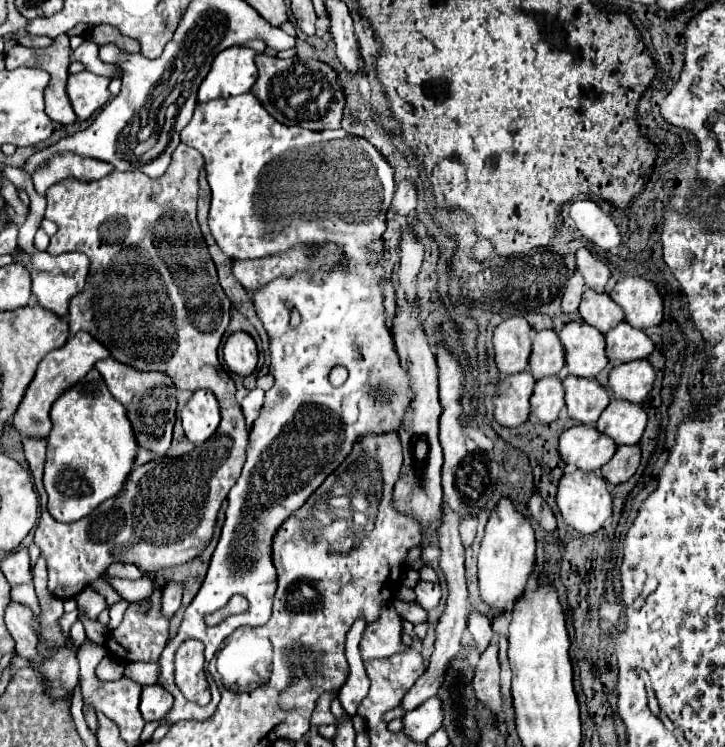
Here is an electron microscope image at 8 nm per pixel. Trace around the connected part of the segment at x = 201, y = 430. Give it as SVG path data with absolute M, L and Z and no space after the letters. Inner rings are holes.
M195 390L193 398L181 410L185 436L193 444L203 444L219 426L219 404L211 390Z

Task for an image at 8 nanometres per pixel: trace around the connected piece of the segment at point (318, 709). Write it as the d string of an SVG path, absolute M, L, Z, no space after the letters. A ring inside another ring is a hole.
M338 692L323 693L316 702L315 710L311 716L310 727L337 724L337 719L331 714L330 703L338 696Z

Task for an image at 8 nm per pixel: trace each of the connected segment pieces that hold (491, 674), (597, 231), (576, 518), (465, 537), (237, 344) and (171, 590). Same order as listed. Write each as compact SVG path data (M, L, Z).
M489 646L477 666L473 678L475 696L493 712L495 718L501 714L501 694L499 694L499 660L497 660L497 646Z
M575 200L571 202L569 216L573 218L577 230L601 250L611 250L619 246L619 230L613 220L593 202L593 200Z
M571 470L567 472L561 482L559 482L559 490L557 490L557 508L561 512L563 522L581 532L581 534L593 534L597 532L603 522L611 516L613 512L613 502L611 502L611 494L609 494L609 484L605 482L605 478L601 476L601 472L581 472L581 470Z
M465 518L465 520L461 522L459 530L461 530L461 542L463 542L463 546L465 546L465 548L467 548L467 546L471 546L471 542L475 540L477 518Z
M235 332L227 338L223 348L225 364L239 376L249 376L257 366L257 346L247 332Z
M169 584L163 588L163 600L161 600L161 610L165 614L165 618L173 618L173 614L177 612L177 608L181 606L181 594L183 594L183 586L181 584Z

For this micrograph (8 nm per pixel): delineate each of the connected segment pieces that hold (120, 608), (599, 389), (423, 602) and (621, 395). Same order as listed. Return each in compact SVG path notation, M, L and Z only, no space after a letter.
M122 600L117 604L113 605L110 609L110 621L108 624L108 629L111 631L115 629L123 620L124 613L129 606L129 602Z
M567 376L563 380L565 388L565 404L567 412L573 420L581 422L583 426L595 426L599 414L609 404L609 392L593 378L579 378Z
M419 580L413 590L415 590L415 596L417 596L417 604L419 604L423 610L429 612L429 610L433 610L433 608L439 604L439 598L441 598L441 588L439 588L439 584Z
M633 360L619 364L609 374L609 388L615 400L641 404L653 388L655 372L647 360Z

